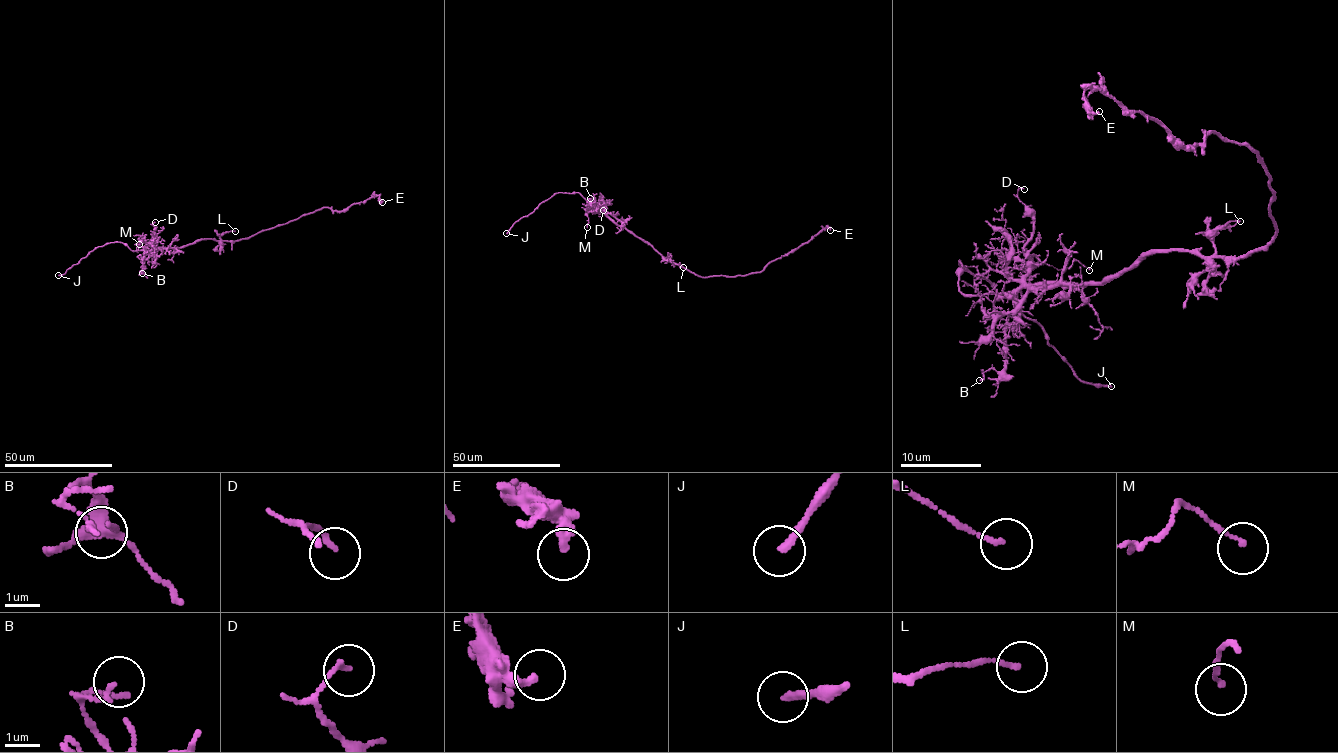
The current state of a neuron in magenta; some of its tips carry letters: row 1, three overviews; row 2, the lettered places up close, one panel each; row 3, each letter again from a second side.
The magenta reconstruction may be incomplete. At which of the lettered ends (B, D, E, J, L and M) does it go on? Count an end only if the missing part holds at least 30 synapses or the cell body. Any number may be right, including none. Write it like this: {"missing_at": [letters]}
{"missing_at": ["J"]}

